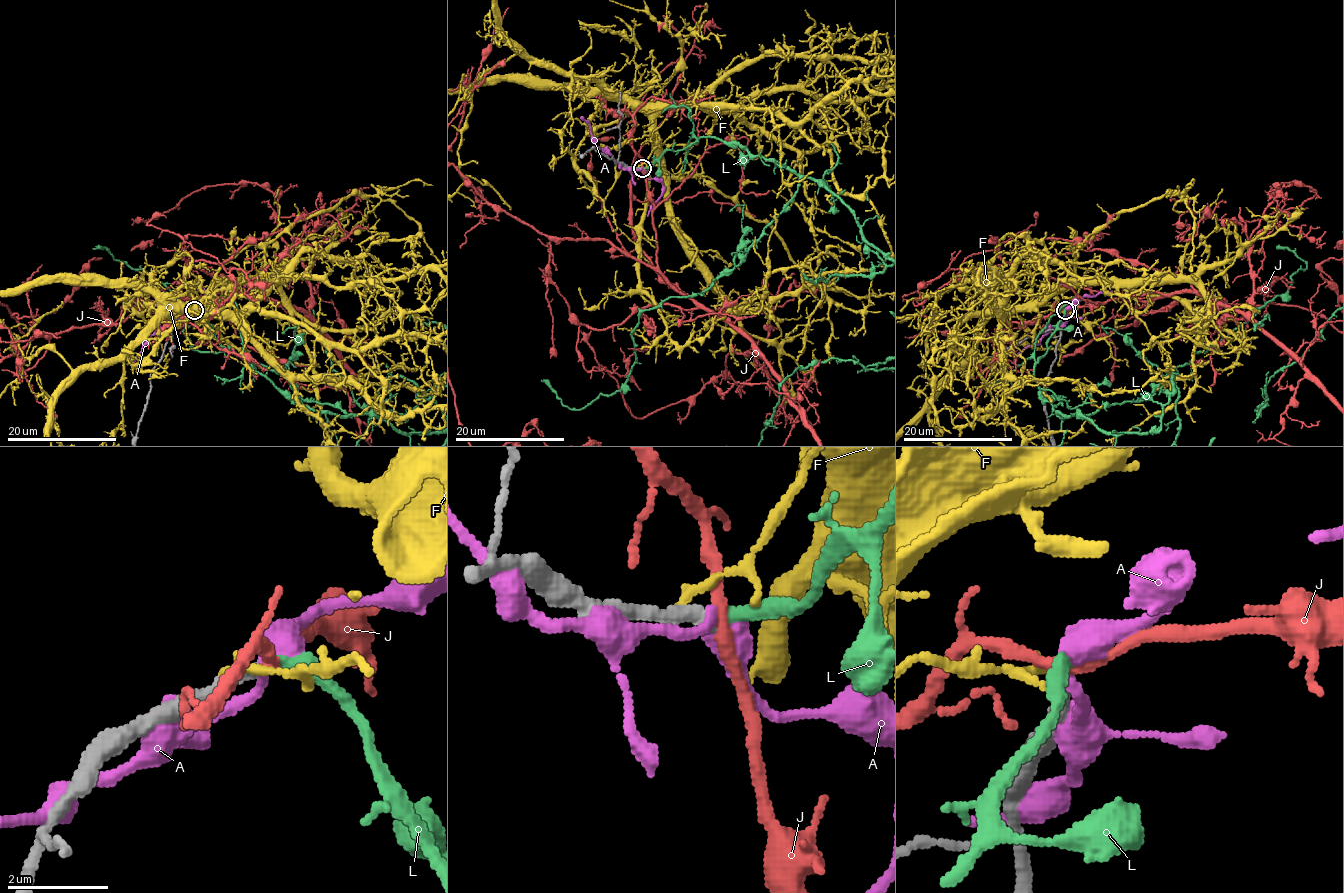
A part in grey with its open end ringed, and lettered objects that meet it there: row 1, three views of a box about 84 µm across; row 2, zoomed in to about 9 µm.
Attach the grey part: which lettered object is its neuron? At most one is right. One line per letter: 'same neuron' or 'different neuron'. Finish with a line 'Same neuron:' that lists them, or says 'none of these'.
A: different neuron
F: different neuron
J: different neuron
L: same neuron
Same neuron: L

